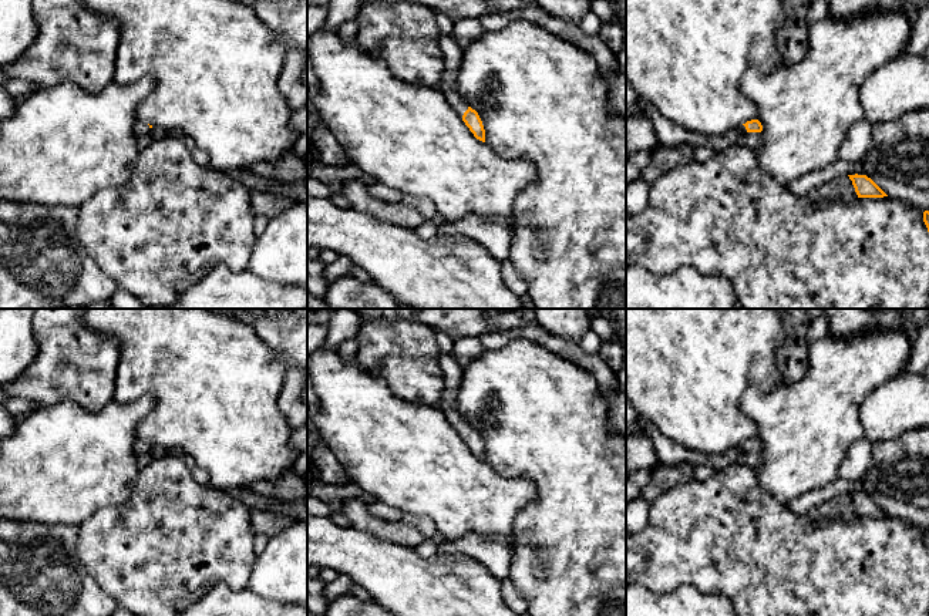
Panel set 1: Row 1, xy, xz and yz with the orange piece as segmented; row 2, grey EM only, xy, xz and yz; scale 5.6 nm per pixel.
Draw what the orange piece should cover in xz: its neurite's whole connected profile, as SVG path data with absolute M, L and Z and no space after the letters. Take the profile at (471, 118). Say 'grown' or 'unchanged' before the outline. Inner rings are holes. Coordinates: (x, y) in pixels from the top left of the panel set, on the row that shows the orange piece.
grown | M441 34L441 50L444 55L445 70L442 73L438 88L444 92L451 107L462 117L462 121L474 134L474 137L485 142L485 129L475 110L457 91L457 74L462 60L462 48L454 36Z

